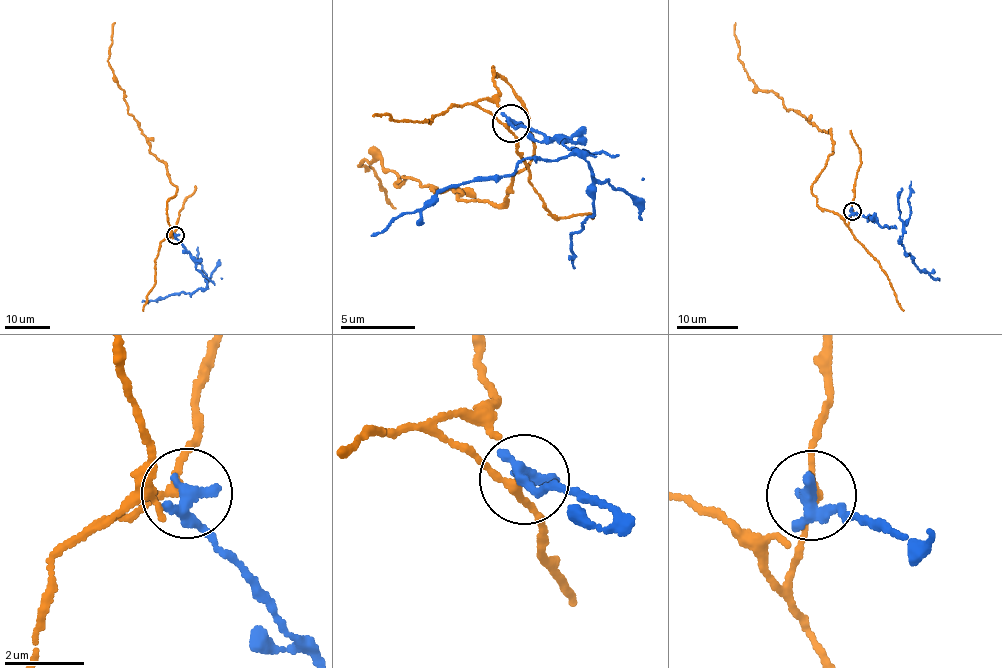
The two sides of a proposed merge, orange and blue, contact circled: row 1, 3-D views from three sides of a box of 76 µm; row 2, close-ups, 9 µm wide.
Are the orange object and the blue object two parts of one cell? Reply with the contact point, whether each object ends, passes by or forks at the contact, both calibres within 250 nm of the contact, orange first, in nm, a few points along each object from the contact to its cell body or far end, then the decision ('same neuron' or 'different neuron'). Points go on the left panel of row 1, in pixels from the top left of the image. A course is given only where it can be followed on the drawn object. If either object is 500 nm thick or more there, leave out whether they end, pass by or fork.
place (175, 235); orange passes by; blue ends; calibres 170 and 420 nm; course orange (175, 235), (166, 237), (171, 230), (167, 202), (176, 186), (128, 113), (107, 61), (115, 23); course blue (175, 235), (195, 268), (211, 281), (206, 288), (142, 301); different neuron

